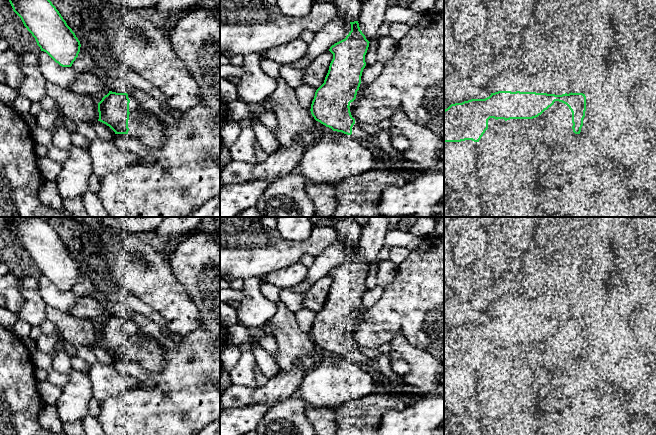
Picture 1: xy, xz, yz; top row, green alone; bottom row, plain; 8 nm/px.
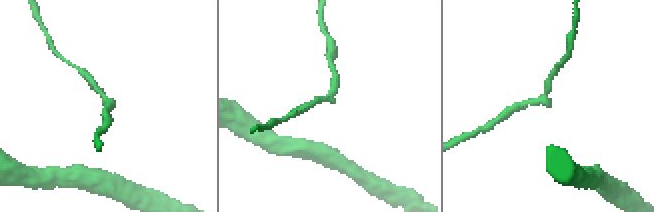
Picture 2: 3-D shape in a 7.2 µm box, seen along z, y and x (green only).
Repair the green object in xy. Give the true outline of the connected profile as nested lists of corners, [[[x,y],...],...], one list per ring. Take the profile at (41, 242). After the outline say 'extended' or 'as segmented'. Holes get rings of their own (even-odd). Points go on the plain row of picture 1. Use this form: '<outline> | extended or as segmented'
[[[8,217],[8,223],[41,275],[46,276],[60,290],[71,291],[78,281],[81,268],[52,226],[40,217]]] | as segmented

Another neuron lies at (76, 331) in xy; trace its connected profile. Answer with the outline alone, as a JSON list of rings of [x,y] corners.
[[[46,306],[46,317],[54,323],[62,340],[77,348],[79,346],[94,347],[99,343],[98,328],[92,320],[78,318],[69,312]]]

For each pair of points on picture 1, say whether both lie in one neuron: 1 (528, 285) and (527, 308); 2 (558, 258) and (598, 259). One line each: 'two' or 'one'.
1: two
2: two

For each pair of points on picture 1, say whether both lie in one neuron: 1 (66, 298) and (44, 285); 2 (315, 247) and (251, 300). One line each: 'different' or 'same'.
1: same
2: different

